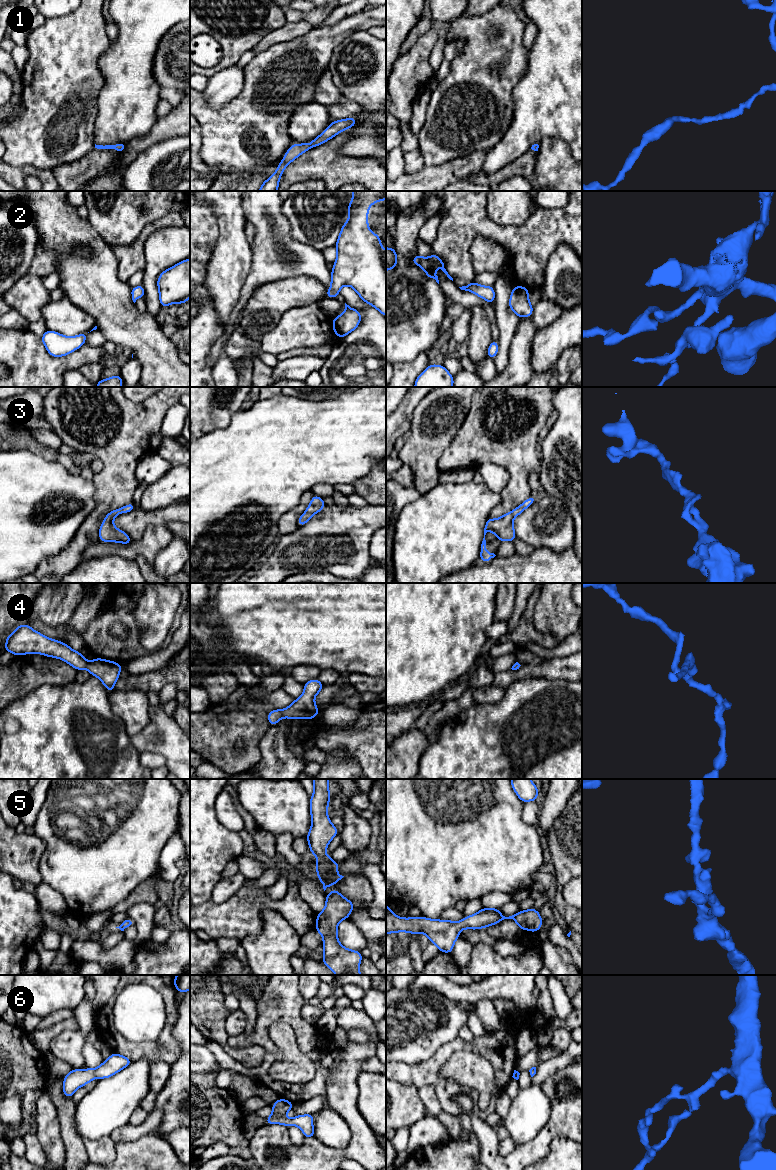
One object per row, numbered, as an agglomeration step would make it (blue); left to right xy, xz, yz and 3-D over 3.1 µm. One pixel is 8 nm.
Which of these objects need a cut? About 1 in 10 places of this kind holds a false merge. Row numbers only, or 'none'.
none

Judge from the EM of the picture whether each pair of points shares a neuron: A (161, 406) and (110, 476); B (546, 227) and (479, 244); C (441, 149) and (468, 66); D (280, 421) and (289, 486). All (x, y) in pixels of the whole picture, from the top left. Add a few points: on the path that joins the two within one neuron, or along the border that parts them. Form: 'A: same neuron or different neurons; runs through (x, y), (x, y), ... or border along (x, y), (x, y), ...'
A: same neuron; runs through (144, 423), (120, 447), (120, 459)
B: different neurons; border along (472, 240), (496, 241), (506, 261)
C: same neuron; runs through (453, 128), (465, 114), (465, 87)
D: same neuron; runs through (280, 437), (280, 470)

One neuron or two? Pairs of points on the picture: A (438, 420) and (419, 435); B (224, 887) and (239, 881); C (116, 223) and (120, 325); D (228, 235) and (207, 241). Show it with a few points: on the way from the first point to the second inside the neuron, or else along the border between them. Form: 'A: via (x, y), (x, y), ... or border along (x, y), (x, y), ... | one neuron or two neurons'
A: via (433, 425), (424, 434) | one neuron
B: via (228, 887), (235, 882) | one neuron
C: border along (94, 228), (110, 246) | two neurons
D: border along (214, 215), (218, 229), (218, 238), (209, 260) | two neurons

